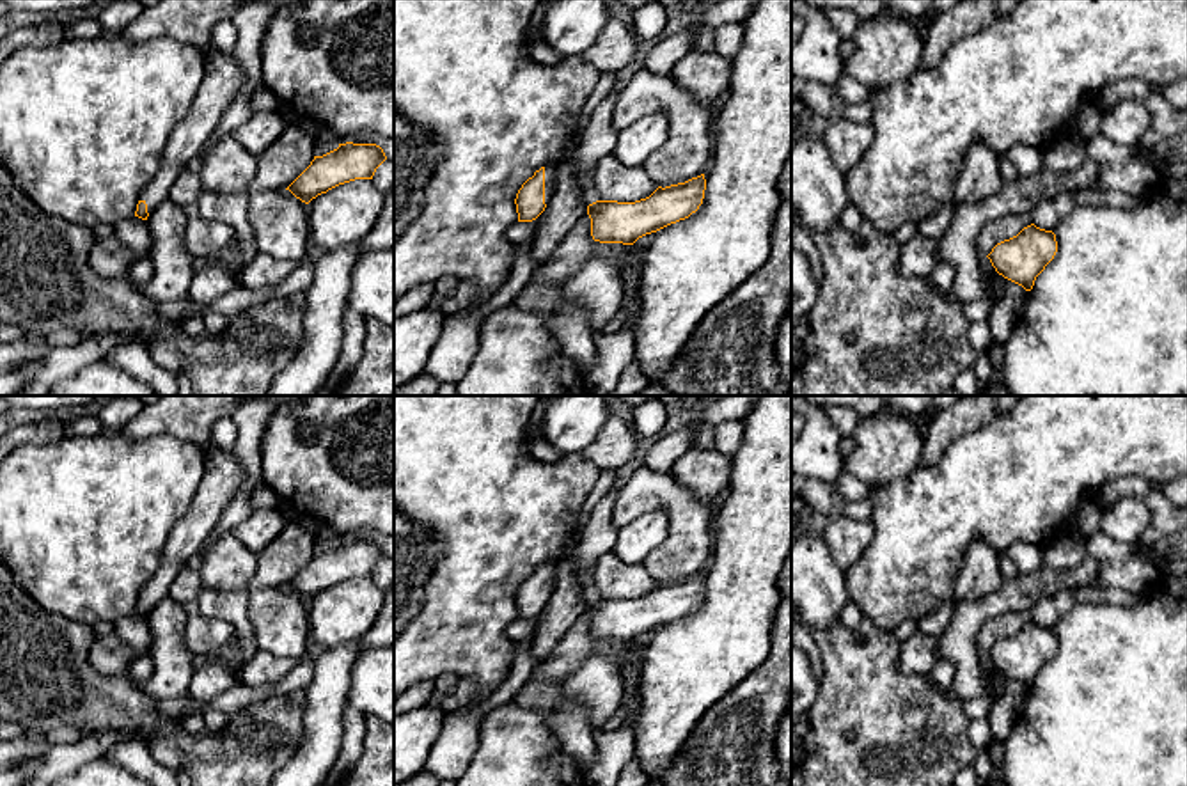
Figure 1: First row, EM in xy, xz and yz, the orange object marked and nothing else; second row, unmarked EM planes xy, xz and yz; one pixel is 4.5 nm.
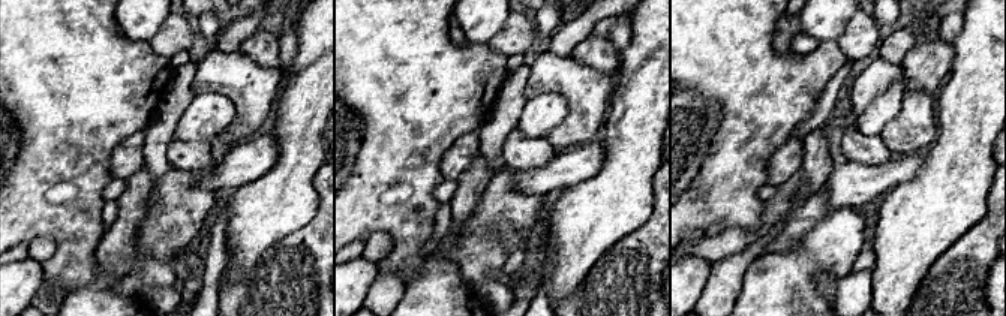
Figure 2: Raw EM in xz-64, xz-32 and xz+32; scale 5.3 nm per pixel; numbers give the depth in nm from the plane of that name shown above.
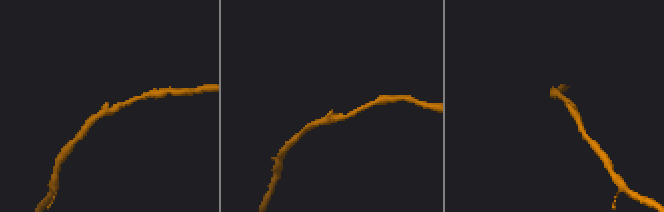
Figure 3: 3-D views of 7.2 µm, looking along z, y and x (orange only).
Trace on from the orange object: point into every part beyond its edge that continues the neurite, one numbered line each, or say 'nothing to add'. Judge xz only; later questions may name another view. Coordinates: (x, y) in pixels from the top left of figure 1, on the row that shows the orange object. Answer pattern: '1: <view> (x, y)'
1: xz (550, 171)

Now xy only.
1: xy (224, 77)

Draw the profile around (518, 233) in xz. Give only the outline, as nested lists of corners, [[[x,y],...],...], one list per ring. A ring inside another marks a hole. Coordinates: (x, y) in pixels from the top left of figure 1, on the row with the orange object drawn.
[[[534,220],[532,222],[516,222],[506,231],[506,240],[513,245],[525,243],[534,238]]]

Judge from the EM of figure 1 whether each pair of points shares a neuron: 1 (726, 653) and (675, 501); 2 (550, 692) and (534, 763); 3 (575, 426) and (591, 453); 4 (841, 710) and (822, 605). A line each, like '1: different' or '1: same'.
1: different
2: different
3: different
4: different

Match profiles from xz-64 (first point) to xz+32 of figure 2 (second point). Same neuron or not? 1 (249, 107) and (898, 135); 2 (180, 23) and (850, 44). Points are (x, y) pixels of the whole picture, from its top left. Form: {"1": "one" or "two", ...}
{"1": "one", "2": "one"}

